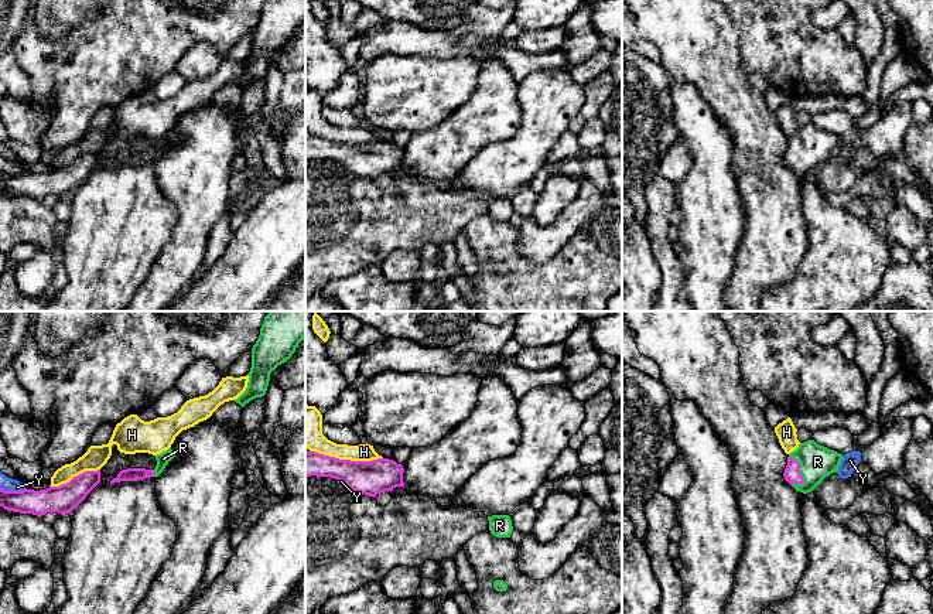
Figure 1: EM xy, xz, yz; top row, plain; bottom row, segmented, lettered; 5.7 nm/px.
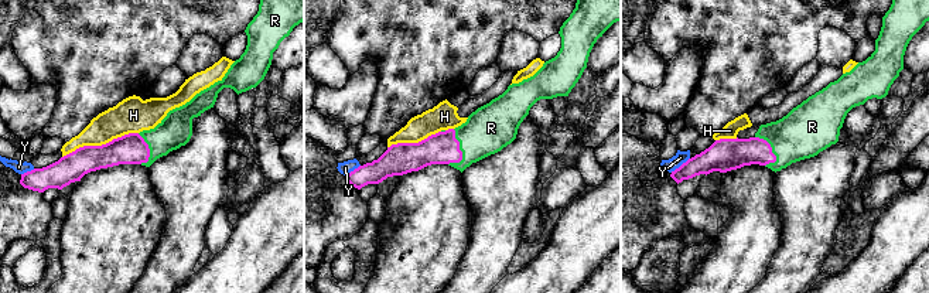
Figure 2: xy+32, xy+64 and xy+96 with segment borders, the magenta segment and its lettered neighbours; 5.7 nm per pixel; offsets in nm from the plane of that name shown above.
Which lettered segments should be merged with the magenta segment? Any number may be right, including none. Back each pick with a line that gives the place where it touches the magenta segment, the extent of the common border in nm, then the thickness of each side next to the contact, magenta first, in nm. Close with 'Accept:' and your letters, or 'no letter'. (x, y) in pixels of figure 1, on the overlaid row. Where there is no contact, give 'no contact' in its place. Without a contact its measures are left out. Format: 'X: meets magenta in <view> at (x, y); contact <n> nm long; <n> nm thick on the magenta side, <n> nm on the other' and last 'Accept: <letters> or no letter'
R: meets magenta in yz at (797, 468); contact 180 nm long; 90 nm thick on the magenta side, 190 nm on the other
Accept: R

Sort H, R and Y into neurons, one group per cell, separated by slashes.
H / R / Y

